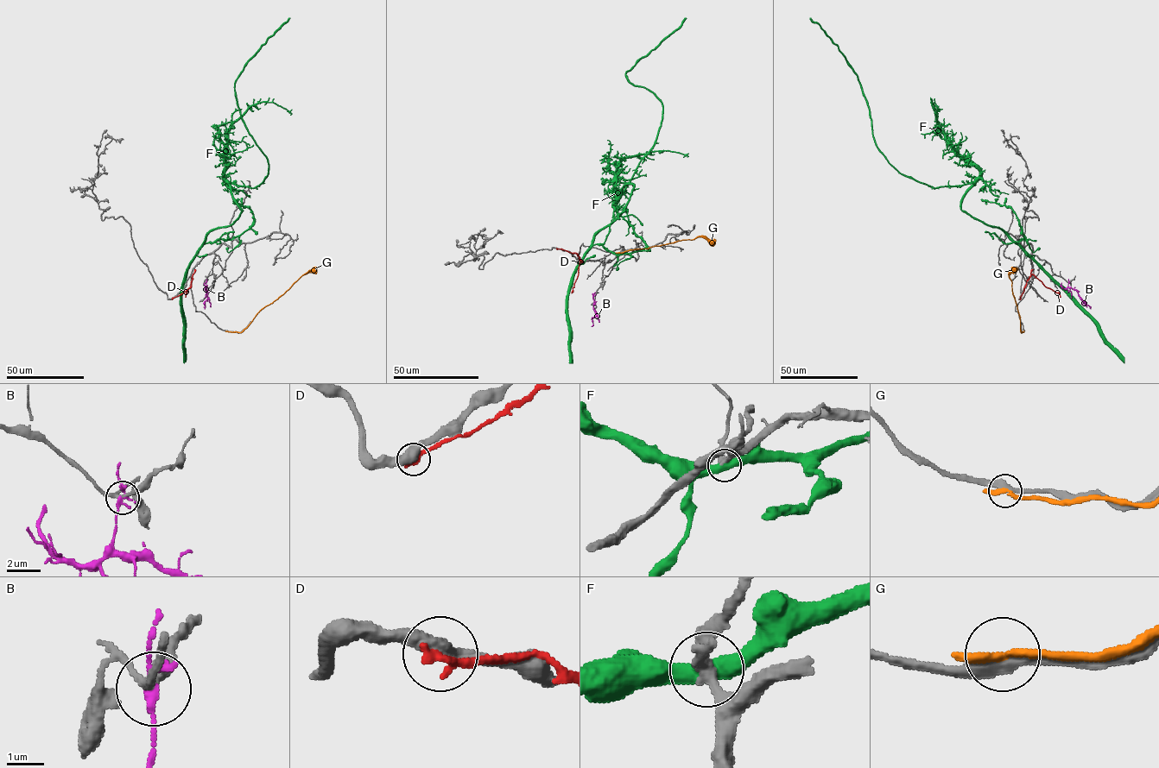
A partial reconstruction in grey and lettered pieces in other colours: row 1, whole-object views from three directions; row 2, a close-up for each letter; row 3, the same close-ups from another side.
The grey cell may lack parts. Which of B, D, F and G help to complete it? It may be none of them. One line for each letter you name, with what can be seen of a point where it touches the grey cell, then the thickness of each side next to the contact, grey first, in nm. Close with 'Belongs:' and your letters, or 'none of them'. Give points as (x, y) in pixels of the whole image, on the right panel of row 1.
Belongs: none of them

